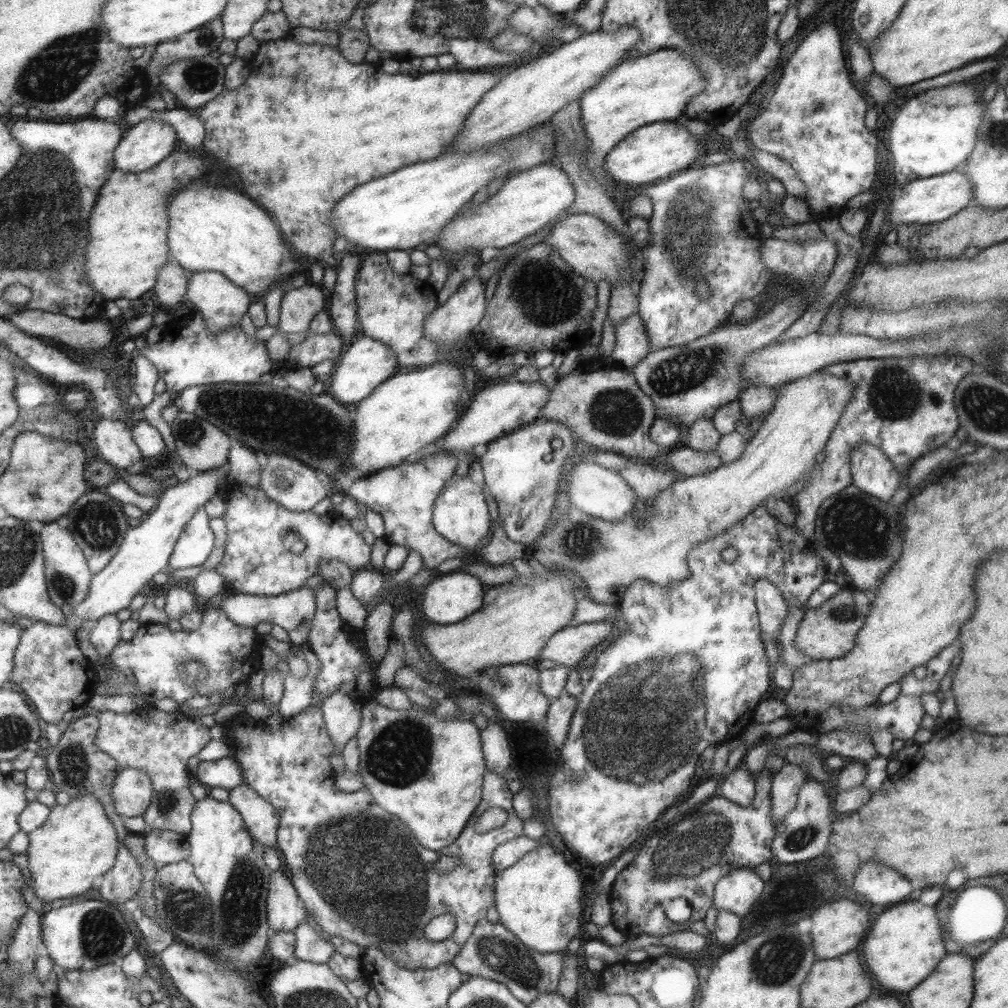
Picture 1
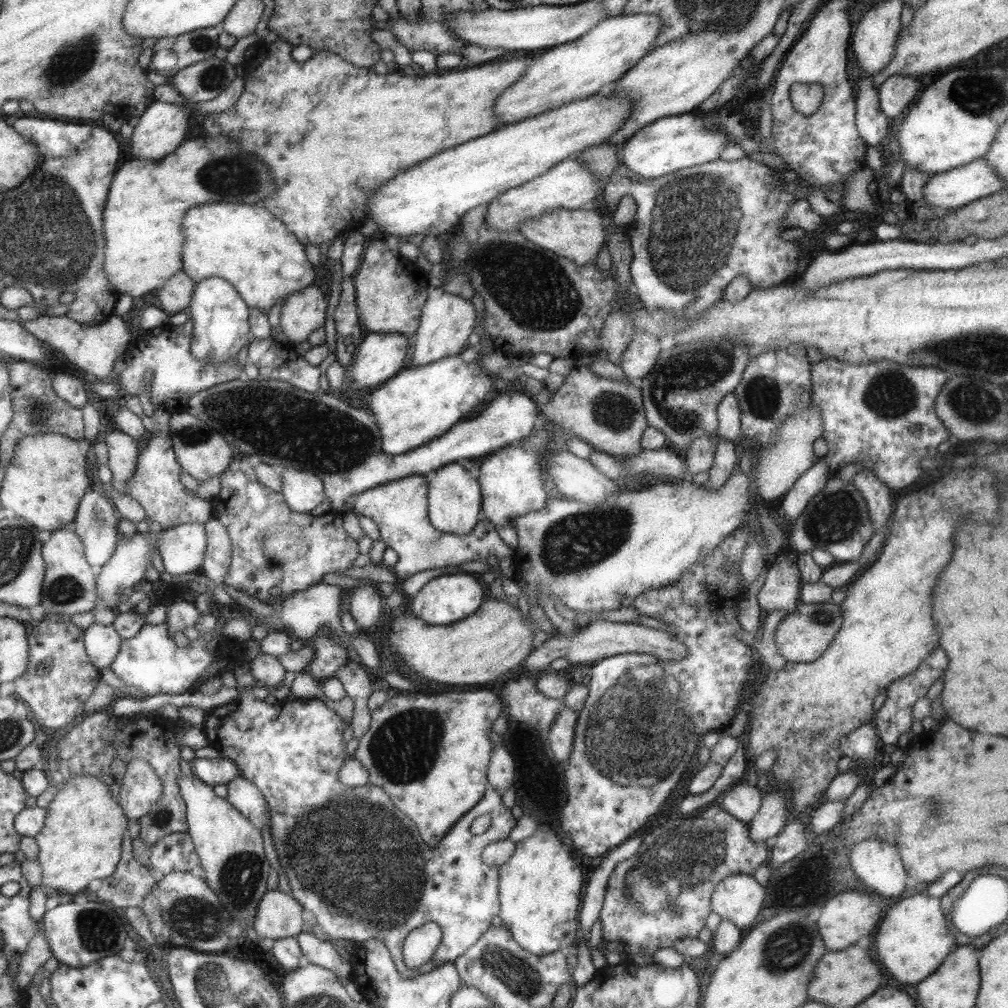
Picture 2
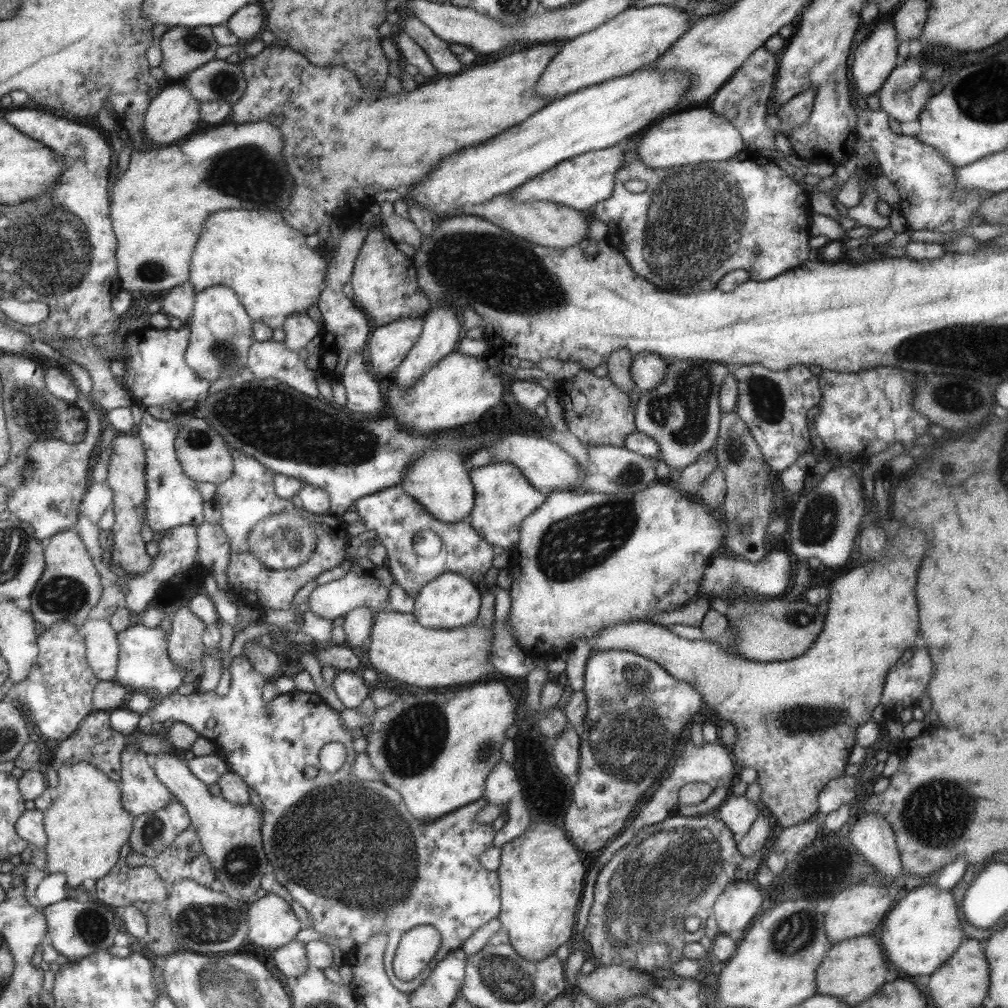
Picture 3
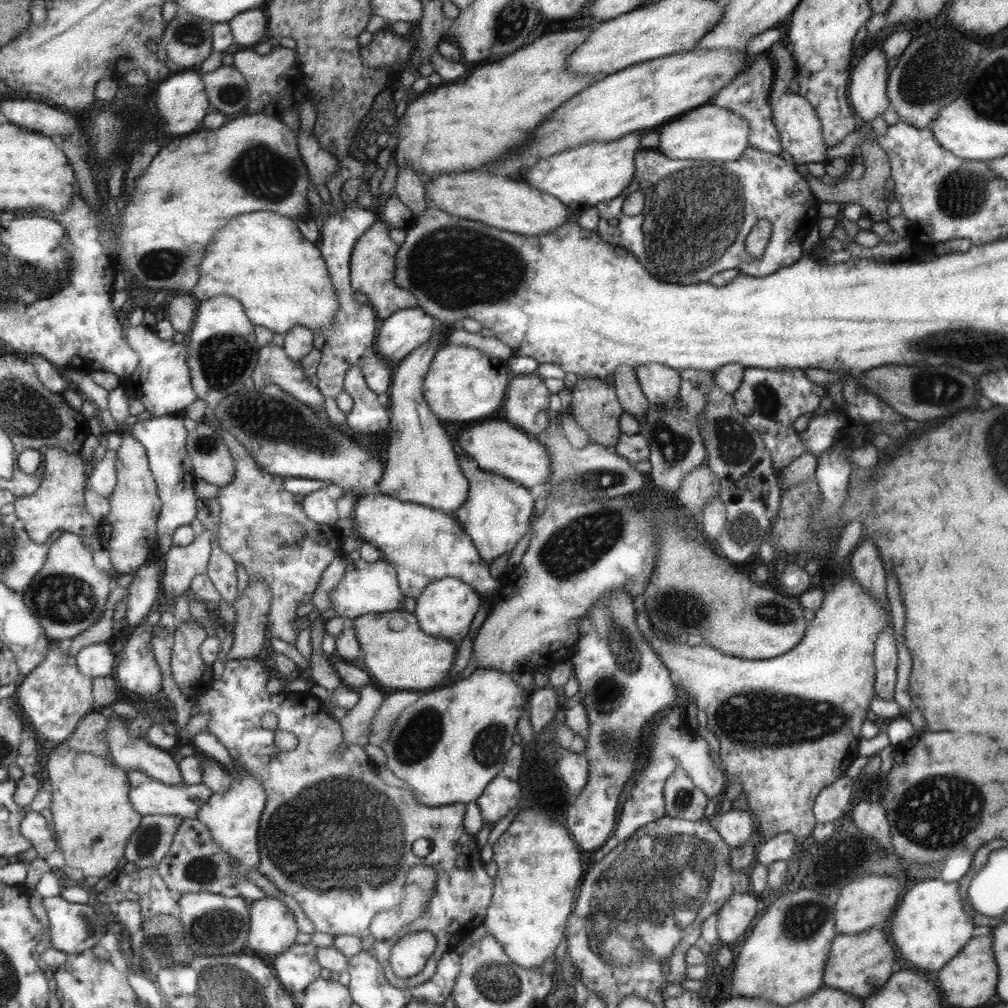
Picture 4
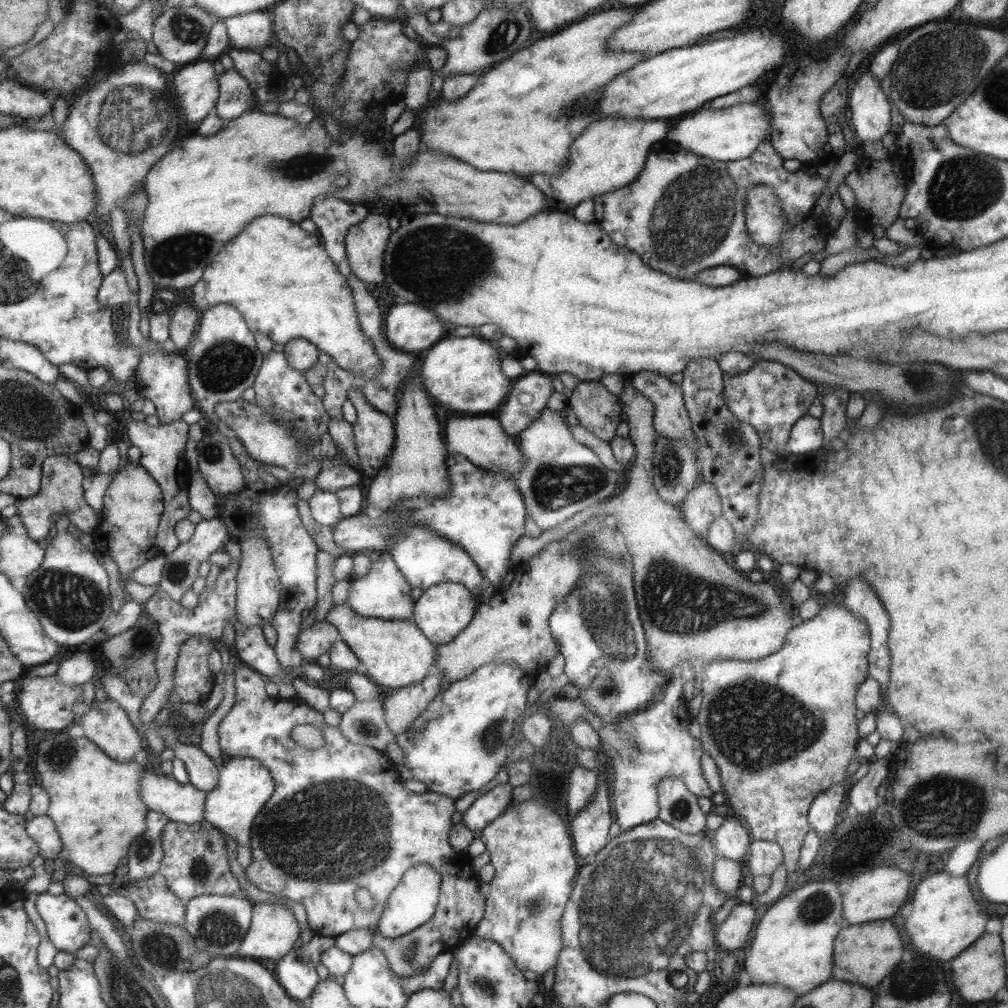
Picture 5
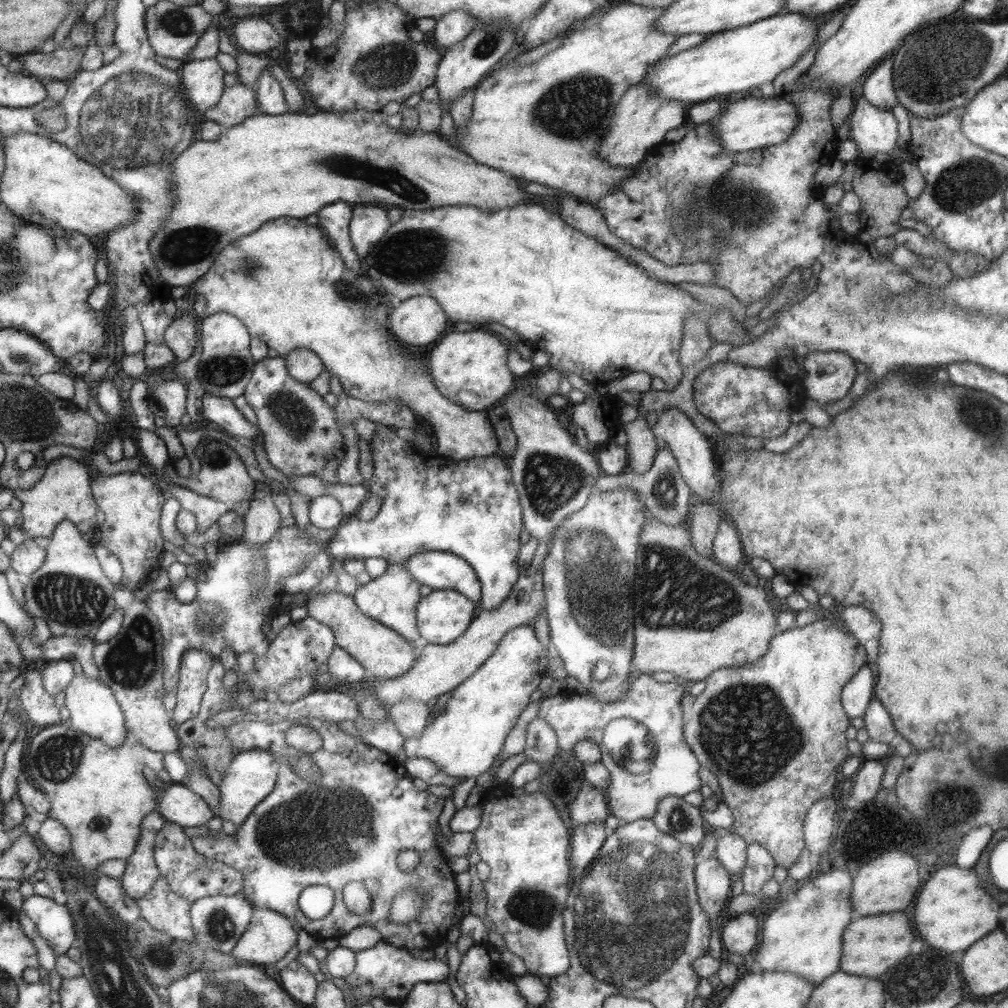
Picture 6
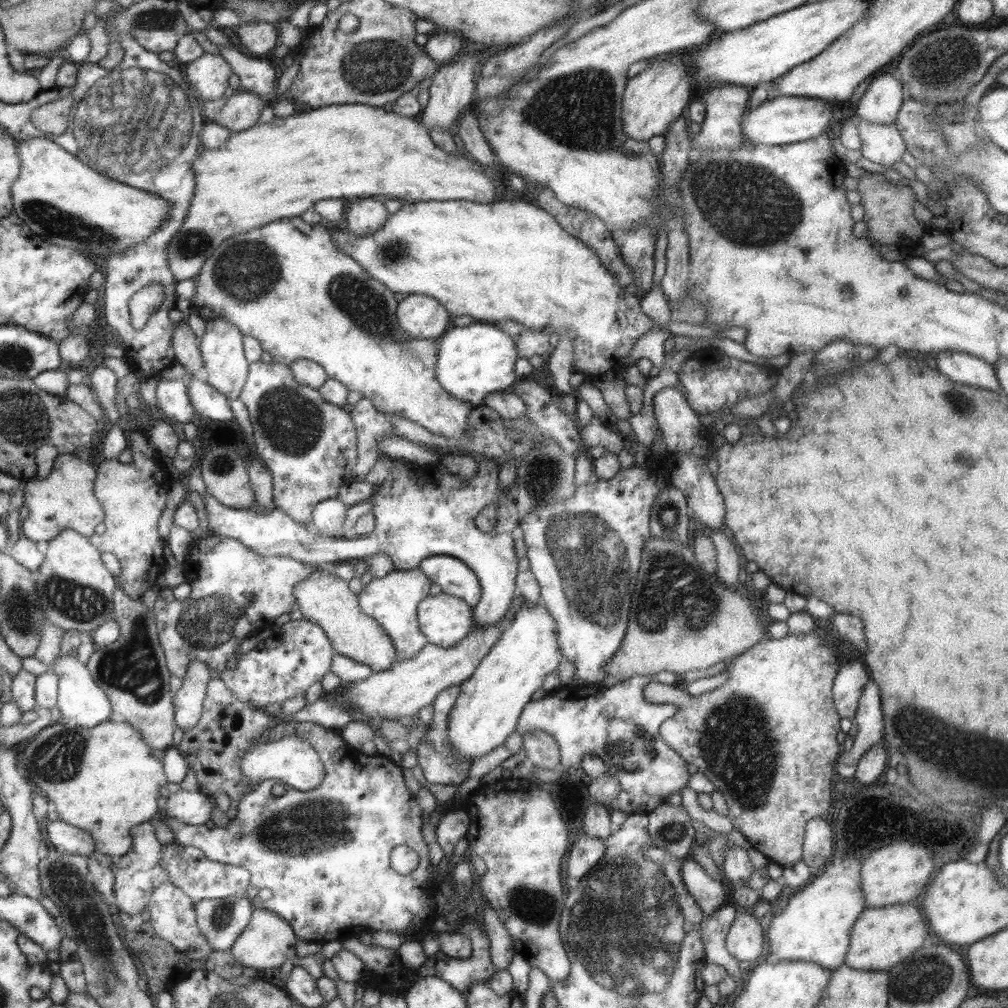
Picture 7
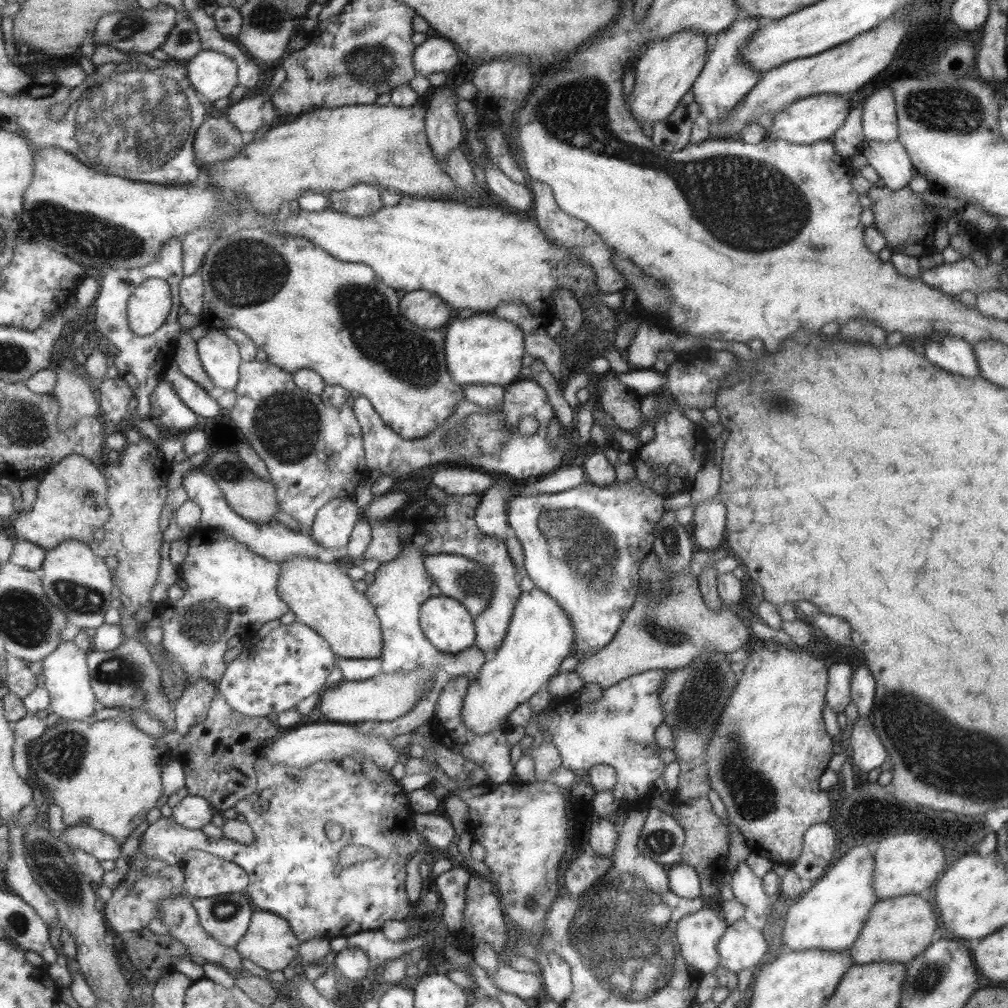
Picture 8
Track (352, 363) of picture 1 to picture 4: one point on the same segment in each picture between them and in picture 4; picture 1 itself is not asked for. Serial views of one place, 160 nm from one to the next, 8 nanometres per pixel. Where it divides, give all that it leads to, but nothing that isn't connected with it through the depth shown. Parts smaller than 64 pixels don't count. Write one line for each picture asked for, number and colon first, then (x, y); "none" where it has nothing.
2: (379, 356)
3: (387, 345)
4: (403, 331)

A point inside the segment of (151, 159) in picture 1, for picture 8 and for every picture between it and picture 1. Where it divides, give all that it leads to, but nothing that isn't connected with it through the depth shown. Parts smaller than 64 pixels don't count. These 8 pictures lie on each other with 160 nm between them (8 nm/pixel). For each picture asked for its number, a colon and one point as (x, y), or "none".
2: (161, 126)
3: (172, 115)
4: (181, 101)
5: (195, 86)
6: (202, 80)
7: (208, 74)
8: (213, 75)

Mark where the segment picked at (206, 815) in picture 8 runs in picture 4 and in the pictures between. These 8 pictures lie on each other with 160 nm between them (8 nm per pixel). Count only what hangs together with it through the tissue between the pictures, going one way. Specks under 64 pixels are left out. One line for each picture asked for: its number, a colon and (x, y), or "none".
4: (148, 796)
5: (178, 802)
6: (177, 804)
7: (193, 808)

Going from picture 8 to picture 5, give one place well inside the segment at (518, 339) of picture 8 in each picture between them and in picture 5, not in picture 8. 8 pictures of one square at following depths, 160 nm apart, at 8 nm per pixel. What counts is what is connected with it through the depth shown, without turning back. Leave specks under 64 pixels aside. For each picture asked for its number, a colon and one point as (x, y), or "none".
5: (463, 375)
6: (469, 368)
7: (472, 361)

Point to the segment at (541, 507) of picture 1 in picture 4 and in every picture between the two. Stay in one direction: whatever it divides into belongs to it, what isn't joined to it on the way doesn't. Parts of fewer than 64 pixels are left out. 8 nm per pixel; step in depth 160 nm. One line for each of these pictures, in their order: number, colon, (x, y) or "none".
2: (511, 481)
3: (503, 499)
4: (496, 514)

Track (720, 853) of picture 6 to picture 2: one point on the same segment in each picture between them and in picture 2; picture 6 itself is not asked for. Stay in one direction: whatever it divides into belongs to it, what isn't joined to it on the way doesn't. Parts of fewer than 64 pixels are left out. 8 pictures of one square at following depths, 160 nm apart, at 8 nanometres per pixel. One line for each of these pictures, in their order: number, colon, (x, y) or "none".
2: (741, 801)
3: (737, 813)
4: (735, 826)
5: (731, 838)

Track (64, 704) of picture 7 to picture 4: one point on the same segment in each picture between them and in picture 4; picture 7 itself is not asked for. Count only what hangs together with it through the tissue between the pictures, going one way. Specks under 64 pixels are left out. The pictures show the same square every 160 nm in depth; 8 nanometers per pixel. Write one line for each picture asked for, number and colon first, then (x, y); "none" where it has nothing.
4: (128, 753)
5: (106, 724)
6: (93, 710)

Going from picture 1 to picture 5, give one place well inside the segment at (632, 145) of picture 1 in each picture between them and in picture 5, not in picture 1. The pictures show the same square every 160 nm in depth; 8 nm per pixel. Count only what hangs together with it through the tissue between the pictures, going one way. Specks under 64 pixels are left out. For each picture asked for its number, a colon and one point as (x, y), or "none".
2: (667, 144)
3: (701, 135)
4: (708, 132)
5: (731, 133)

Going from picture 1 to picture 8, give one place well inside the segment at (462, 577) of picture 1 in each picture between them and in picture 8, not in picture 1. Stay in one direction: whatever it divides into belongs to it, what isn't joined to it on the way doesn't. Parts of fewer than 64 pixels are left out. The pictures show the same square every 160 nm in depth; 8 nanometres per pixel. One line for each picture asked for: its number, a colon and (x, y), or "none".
2: (445, 599)
3: (449, 601)
4: (445, 608)
5: (443, 610)
6: (441, 616)
7: (444, 620)
8: (445, 623)

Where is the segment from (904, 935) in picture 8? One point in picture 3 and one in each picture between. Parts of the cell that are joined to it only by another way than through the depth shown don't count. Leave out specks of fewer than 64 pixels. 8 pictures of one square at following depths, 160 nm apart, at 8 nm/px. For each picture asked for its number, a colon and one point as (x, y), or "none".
3: (854, 969)
4: (859, 964)
5: (863, 954)
6: (870, 944)
7: (881, 936)

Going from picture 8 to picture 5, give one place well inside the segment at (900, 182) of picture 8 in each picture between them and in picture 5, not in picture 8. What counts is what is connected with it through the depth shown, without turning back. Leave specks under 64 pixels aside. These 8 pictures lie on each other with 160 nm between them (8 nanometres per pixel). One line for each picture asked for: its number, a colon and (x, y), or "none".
5: (869, 118)
6: (873, 130)
7: (880, 144)

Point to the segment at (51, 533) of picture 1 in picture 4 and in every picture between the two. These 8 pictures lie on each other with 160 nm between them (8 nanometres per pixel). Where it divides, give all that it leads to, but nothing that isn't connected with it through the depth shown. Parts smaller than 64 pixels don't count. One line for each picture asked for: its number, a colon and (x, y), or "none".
2: (69, 587)
3: (69, 587)
4: (69, 594)

